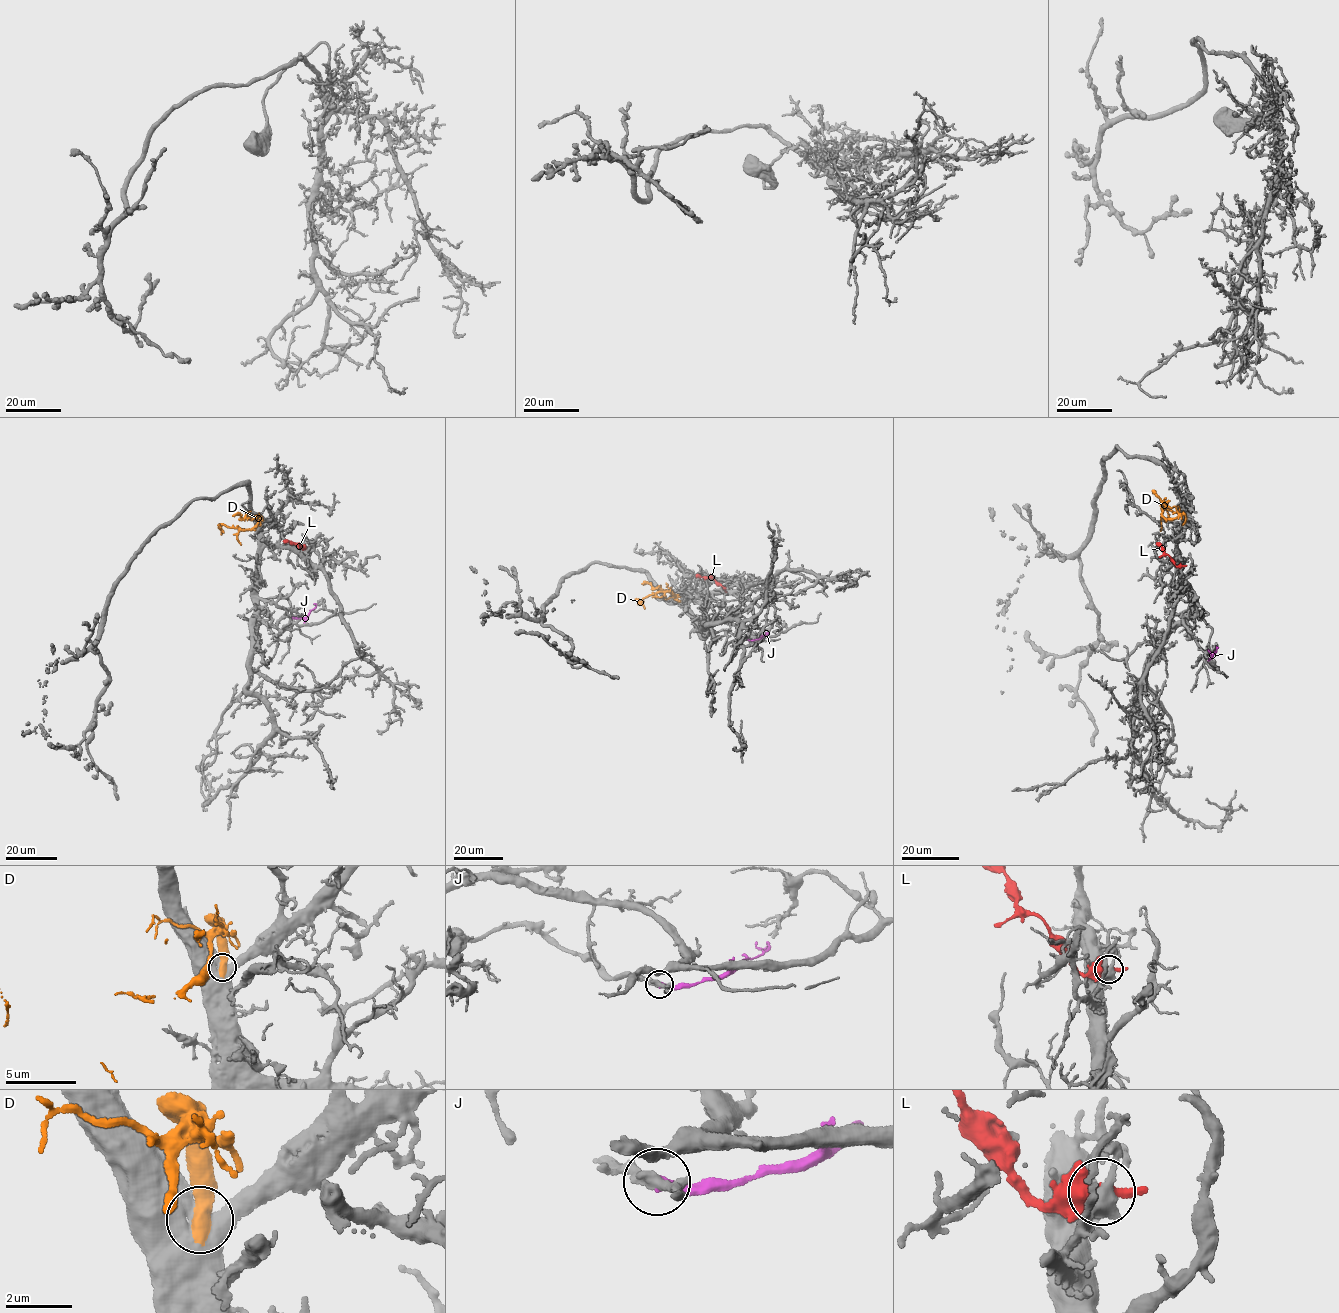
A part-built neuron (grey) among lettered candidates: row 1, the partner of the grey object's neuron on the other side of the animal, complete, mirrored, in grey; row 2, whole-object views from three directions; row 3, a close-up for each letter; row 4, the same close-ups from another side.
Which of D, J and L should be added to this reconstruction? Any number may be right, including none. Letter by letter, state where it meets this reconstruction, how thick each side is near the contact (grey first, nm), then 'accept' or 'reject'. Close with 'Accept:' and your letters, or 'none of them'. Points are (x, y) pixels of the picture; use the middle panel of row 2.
D: (680, 601) | 650/550 nm | accept
J: (749, 640) | 300/360 nm | reject
L: (725, 589) | 400/360 nm | reject
Accept: D

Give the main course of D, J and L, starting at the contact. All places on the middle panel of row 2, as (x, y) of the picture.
D: (679, 601), (668, 591), (656, 592), (643, 599), (640, 603), (644, 608)
J: (748, 640), (761, 638), (767, 633), (765, 632)
L: (725, 589), (712, 578), (696, 574)

